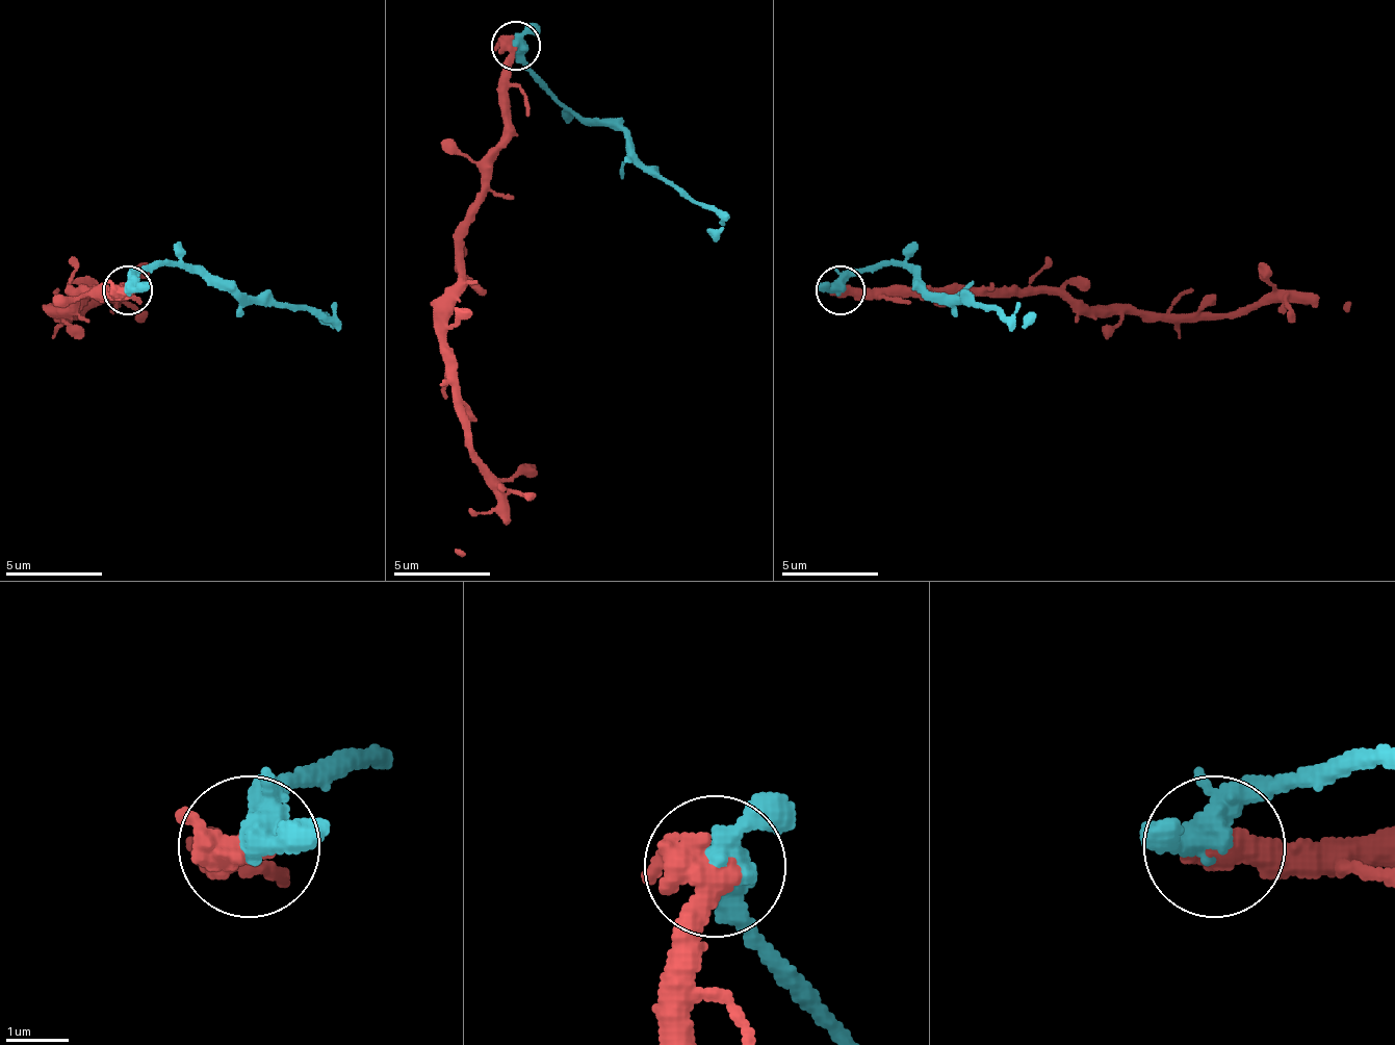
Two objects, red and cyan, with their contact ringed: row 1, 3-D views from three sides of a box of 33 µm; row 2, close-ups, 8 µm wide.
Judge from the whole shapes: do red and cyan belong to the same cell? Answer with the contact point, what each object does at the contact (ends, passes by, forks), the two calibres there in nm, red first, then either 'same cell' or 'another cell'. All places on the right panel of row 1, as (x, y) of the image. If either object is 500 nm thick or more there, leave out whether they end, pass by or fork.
place (840, 290); red passes by; cyan passes by; calibres 440 and 400 nm; another cell

